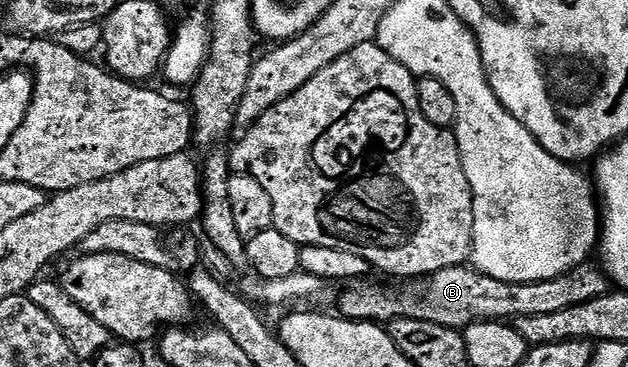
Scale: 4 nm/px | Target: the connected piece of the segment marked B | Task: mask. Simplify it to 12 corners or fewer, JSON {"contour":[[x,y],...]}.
{"contour":[[584,262],[552,280],[501,282],[474,266],[400,292],[351,286],[345,320],[467,328],[553,314],[609,291]]}

